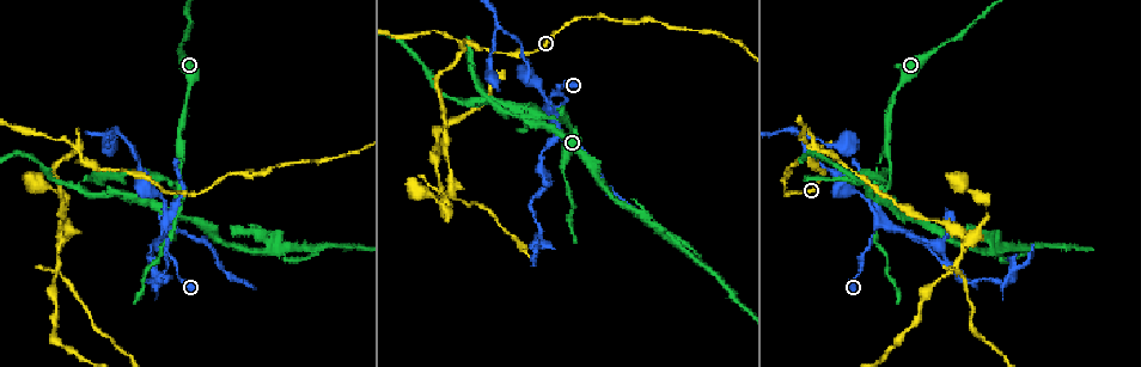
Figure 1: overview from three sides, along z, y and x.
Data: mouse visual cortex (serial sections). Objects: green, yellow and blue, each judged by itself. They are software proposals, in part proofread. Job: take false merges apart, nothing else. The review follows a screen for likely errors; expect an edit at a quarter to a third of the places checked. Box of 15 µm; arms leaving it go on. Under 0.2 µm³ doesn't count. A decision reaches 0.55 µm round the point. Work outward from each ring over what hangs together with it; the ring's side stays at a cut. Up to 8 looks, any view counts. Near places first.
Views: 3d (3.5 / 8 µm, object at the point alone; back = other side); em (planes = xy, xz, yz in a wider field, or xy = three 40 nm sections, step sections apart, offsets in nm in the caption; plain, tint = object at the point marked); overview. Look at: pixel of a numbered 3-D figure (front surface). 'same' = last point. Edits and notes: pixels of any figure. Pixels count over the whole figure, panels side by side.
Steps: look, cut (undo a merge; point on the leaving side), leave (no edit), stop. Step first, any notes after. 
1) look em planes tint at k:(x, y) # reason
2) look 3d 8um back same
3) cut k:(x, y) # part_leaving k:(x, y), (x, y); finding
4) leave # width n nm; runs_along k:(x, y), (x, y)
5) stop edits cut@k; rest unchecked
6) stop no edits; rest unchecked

look 3d 3.5um at 1:(890, 179) # branch point

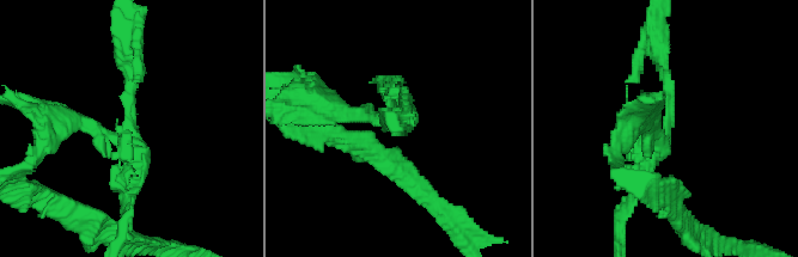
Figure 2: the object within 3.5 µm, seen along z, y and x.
look em xy step 3 tint at 2:(668, 126)

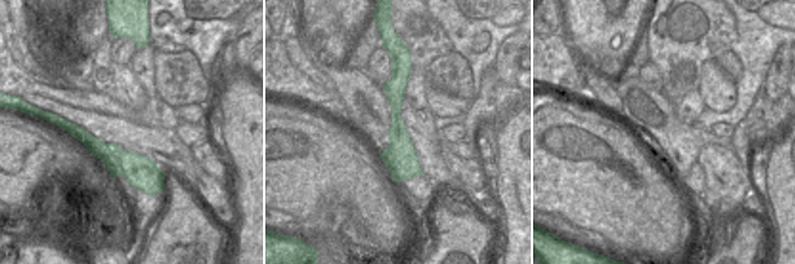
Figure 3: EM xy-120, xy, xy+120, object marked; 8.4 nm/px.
cut 2:(335, 104) # width 280 nm; part_leaving 2:(369, 116), (298, 79); a second cell is stuck on

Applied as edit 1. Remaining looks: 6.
look overview

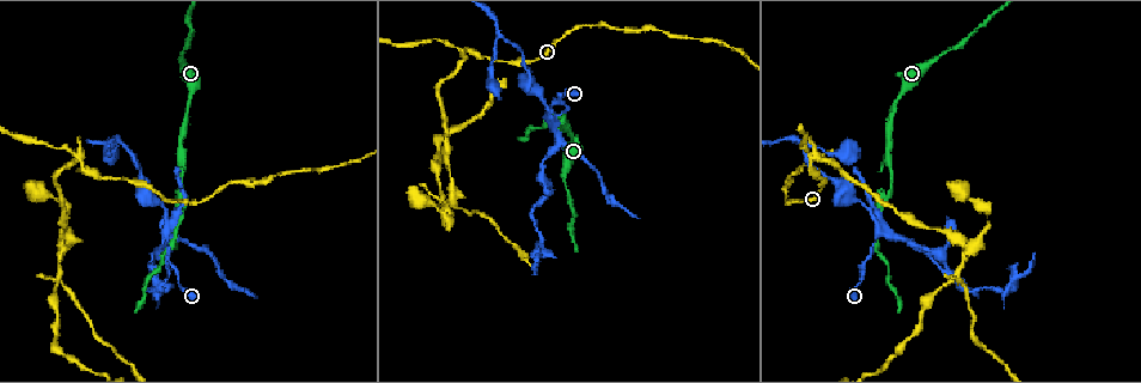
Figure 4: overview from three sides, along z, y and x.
look 3d 8um at 4:(547, 119) # a fork

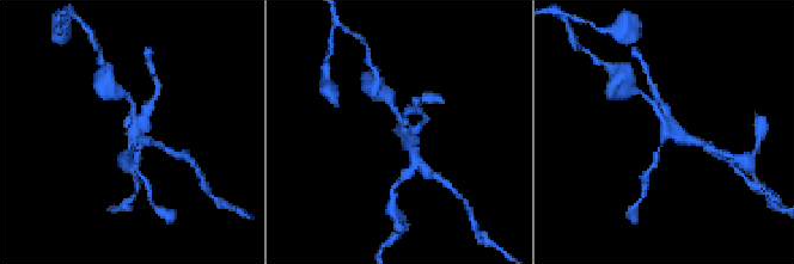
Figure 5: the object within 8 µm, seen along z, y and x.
look em xy step 5 tint at 5:(403, 132)

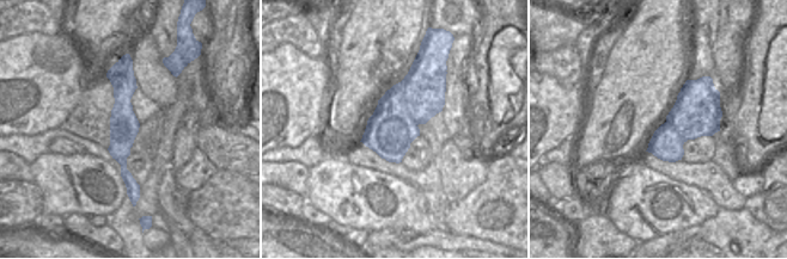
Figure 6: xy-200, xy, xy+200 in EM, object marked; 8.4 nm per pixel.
cut 5:(128, 153) # part_leaving 5:(405, 141), (414, 165), (398, 183); a second cell is stuck on

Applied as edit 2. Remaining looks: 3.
look 3d 3.5um at 4:(143, 177) # sudden change in width

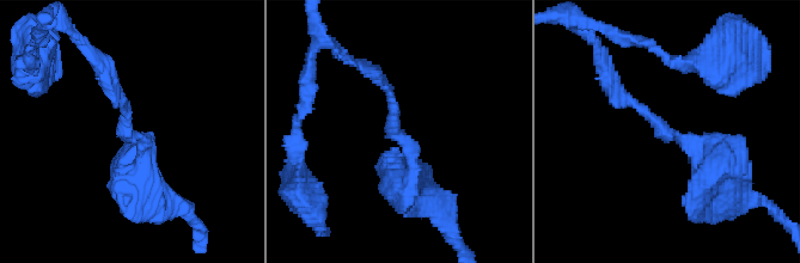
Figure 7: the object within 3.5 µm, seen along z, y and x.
look em xy step 3 tint at 7:(406, 143) # arm_widths 150, 400 nm; shape alone is not enough

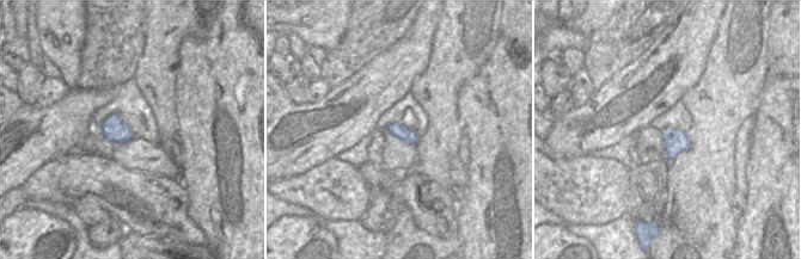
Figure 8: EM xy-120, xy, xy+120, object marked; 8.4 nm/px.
look em planes tint same

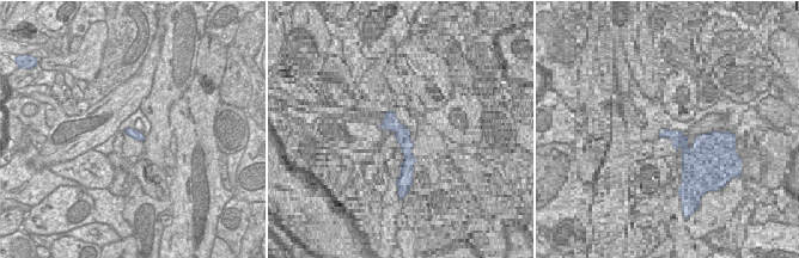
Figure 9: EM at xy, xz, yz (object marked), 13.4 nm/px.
leave # runs_along 7:(726, 189), (620, 90); all the same cell

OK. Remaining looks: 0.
stop edits cut@2, cut@5; rest unchecked

